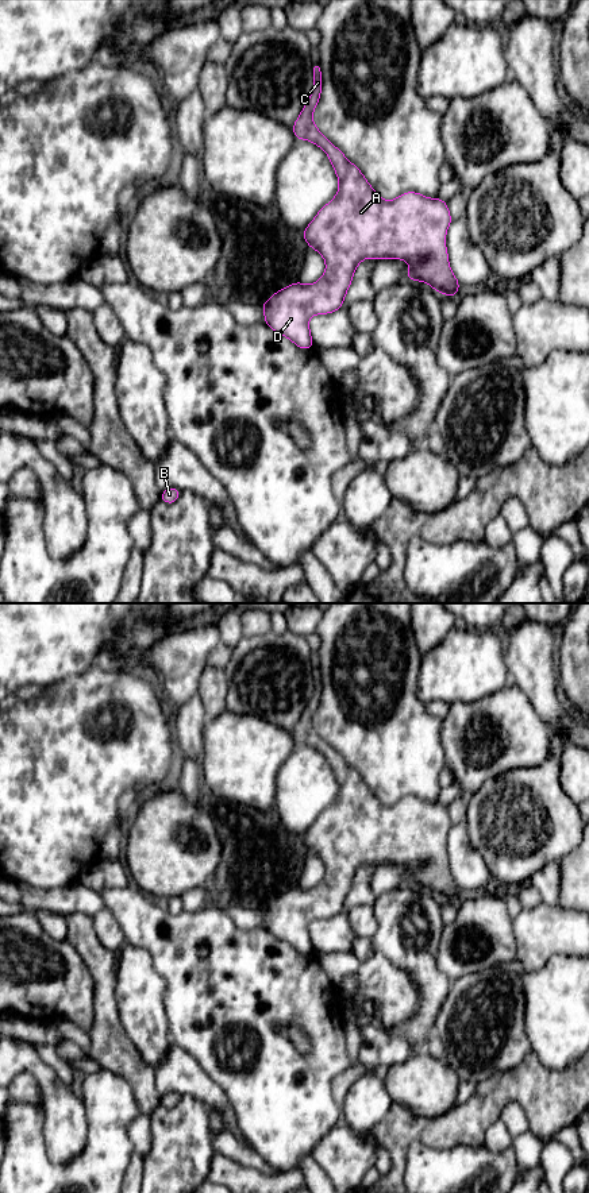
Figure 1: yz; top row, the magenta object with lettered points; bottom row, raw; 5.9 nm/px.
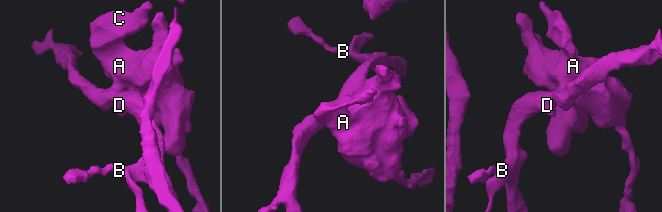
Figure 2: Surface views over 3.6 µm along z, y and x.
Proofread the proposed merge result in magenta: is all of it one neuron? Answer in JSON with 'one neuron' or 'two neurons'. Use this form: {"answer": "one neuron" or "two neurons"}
{"answer": "one neuron"}

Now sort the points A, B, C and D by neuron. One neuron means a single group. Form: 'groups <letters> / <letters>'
groups A B C D

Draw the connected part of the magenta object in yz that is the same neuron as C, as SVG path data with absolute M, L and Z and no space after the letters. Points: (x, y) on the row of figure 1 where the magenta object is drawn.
M313 63L313 90L293 124L296 139L309 140L330 158L339 179L336 196L324 205L301 233L309 248L320 252L326 262L323 277L312 285L294 282L276 292L261 304L265 324L288 337L299 348L312 350L308 321L315 314L327 314L342 309L357 266L366 258L403 259L409 263L407 279L428 283L439 294L457 297L459 281L449 265L446 233L453 221L447 202L428 198L416 192L407 192L392 201L385 201L370 186L361 170L335 147L315 126L312 115L322 94L322 67Z

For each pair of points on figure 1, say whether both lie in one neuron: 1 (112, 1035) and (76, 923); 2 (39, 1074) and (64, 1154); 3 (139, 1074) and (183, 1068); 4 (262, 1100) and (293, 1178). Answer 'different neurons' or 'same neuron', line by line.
1: same neuron
2: same neuron
3: different neurons
4: different neurons

